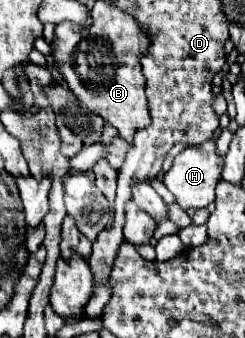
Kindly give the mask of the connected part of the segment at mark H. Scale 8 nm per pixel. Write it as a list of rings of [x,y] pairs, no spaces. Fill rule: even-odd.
[[[210,139],[202,147],[186,147],[180,155],[176,155],[168,173],[164,173],[164,185],[176,197],[176,203],[182,209],[202,209],[214,201],[214,189],[222,181],[224,155],[218,155],[216,141]]]

